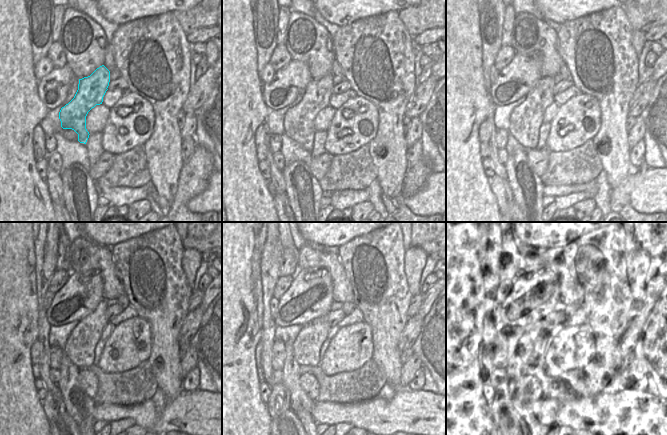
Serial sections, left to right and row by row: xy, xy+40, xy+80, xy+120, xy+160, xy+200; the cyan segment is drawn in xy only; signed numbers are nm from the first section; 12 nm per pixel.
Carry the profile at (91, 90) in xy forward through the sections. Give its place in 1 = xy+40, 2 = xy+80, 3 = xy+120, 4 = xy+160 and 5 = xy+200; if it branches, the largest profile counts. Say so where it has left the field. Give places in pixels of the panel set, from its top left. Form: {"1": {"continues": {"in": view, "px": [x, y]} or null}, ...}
{"1": {"continues": {"in": "xy+40", "px": [299, 120]}}, "2": {"continues": {"in": "xy+80", "px": [525, 120]}}, "3": {"continues": {"in": "xy+120", "px": [80, 346]}}, "4": {"continues": {"in": "xy+160", "px": [306, 346]}}, "5": {"continues": {"in": "xy+200", "px": [531, 345]}}}

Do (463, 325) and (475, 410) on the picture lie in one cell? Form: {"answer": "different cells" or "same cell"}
{"answer": "same cell"}

